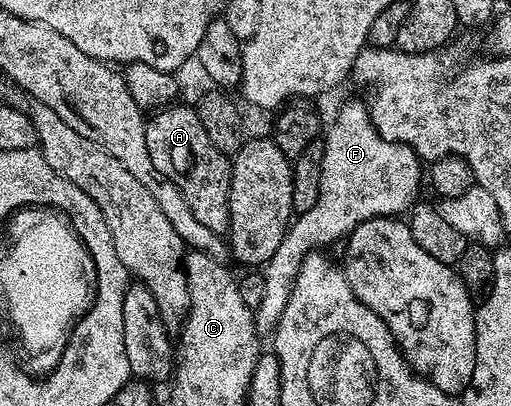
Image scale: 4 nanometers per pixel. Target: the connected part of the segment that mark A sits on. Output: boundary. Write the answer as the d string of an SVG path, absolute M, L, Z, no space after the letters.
M171 104L153 111L146 119L146 135L148 136L148 152L152 156L152 164L156 164L156 172L168 176L172 184L178 186L179 192L188 200L188 208L204 228L212 228L212 232L225 235L230 228L230 167L231 159L217 150L216 145L208 138L204 125L200 122L193 105L178 106Z

